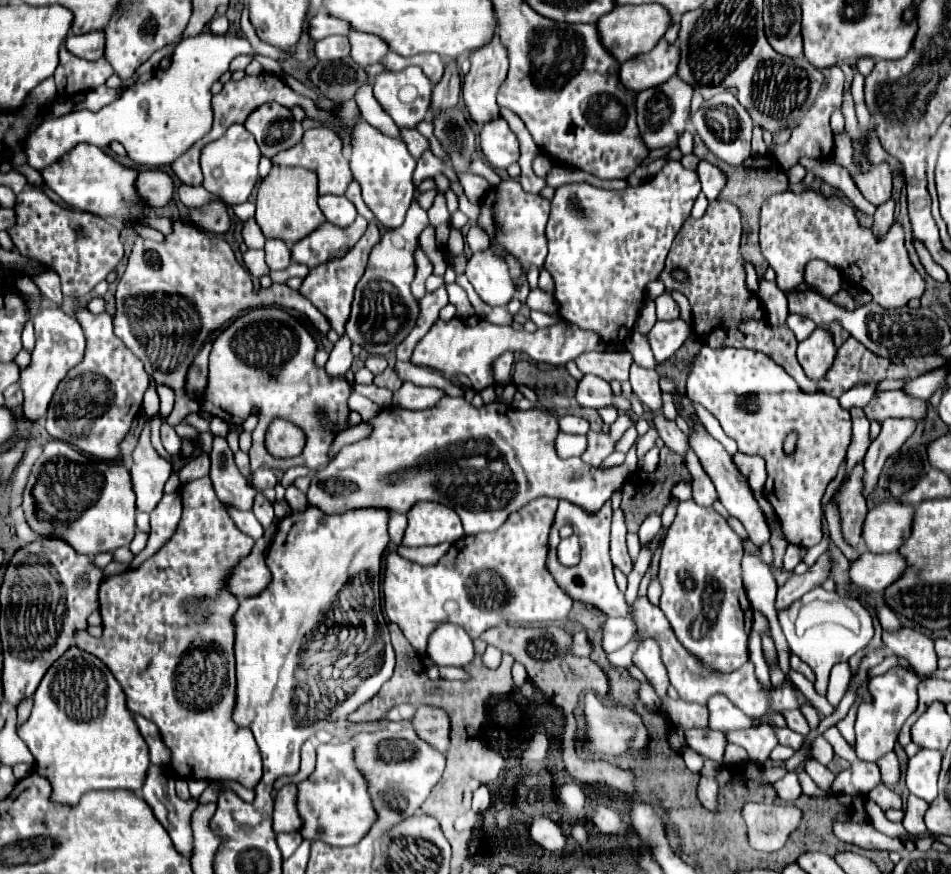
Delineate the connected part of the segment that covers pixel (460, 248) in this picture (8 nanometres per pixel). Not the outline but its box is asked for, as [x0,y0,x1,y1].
[446,228,464,258]

